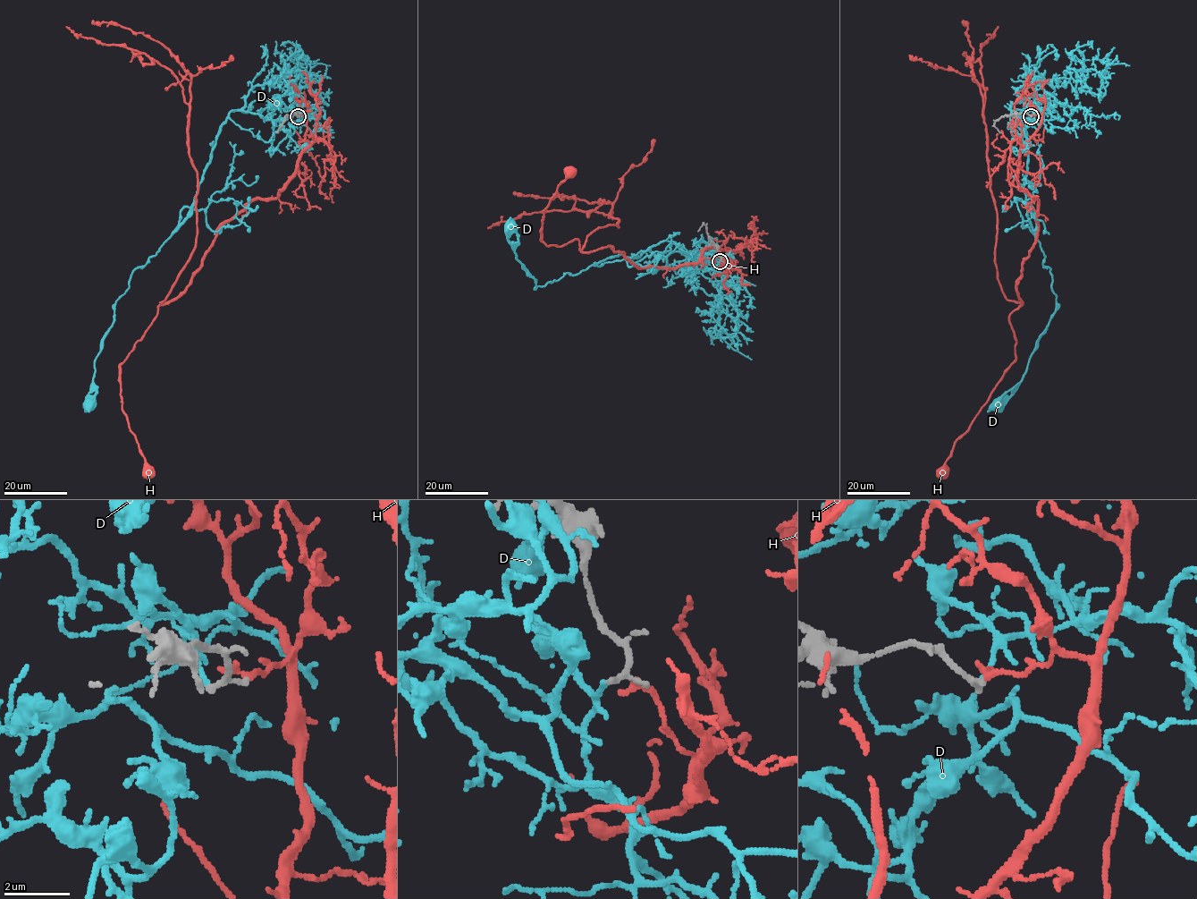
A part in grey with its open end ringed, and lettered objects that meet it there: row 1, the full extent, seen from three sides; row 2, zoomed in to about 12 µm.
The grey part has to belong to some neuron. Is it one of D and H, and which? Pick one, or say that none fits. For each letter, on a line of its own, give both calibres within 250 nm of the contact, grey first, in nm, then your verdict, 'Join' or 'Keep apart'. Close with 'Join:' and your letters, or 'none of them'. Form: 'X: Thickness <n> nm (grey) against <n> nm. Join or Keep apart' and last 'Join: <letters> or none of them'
D: Thickness 200 nm (grey) against 130 nm. Join
H: Thickness 190 nm (grey) against 200 nm. Keep apart
Join: D

